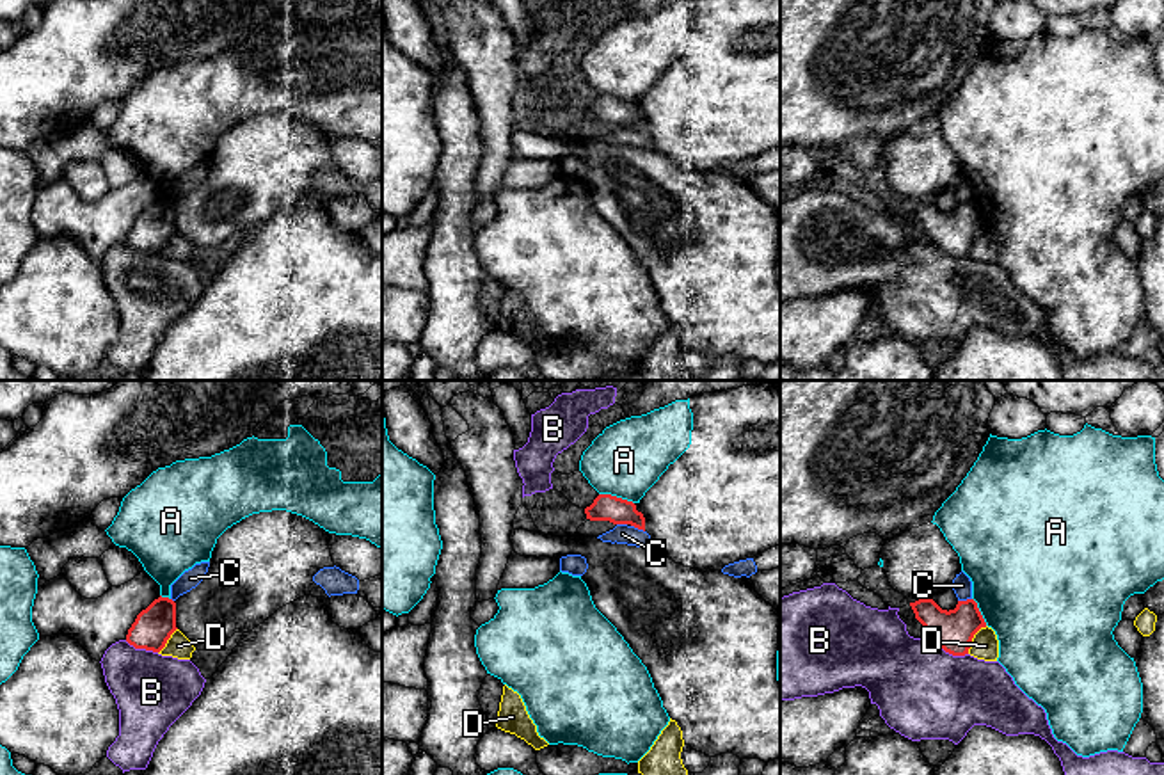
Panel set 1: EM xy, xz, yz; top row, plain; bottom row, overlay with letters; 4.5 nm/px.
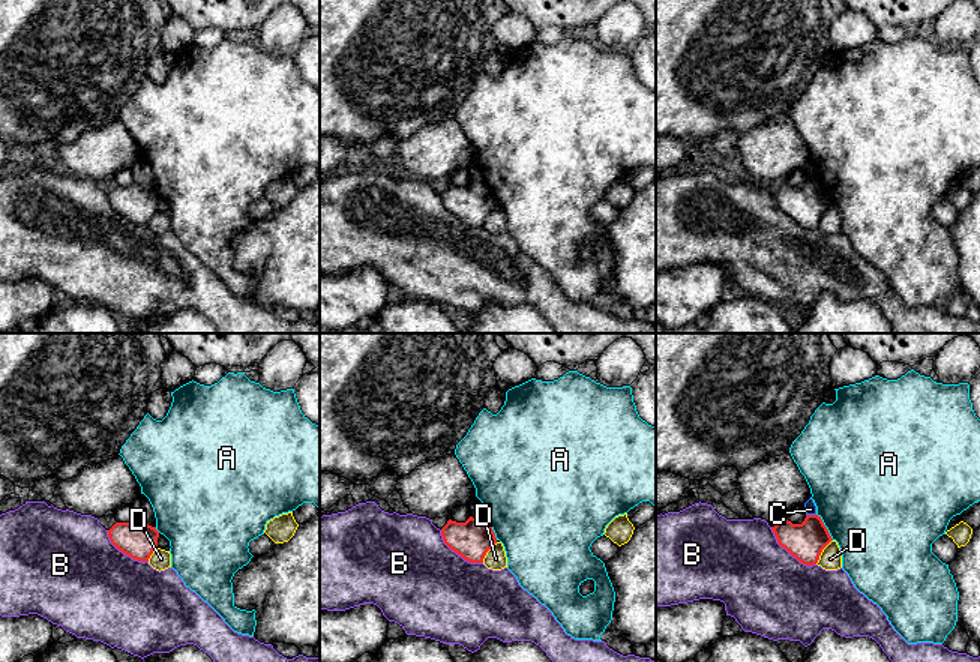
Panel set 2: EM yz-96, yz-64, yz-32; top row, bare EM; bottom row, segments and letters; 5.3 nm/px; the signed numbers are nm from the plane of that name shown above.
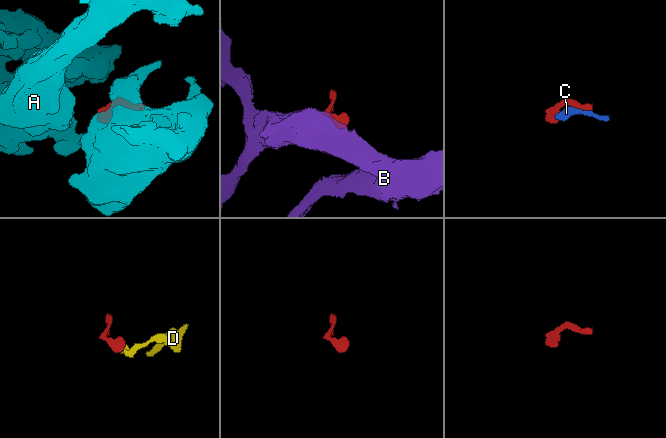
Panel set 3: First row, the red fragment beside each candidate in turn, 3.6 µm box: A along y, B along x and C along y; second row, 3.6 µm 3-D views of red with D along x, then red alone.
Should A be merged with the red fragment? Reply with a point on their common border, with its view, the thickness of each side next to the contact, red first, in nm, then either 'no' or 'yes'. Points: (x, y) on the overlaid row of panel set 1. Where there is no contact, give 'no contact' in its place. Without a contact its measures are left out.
meets red in xz at (615, 496); 120 nm thick on the red side, 320 nm on the other; yes

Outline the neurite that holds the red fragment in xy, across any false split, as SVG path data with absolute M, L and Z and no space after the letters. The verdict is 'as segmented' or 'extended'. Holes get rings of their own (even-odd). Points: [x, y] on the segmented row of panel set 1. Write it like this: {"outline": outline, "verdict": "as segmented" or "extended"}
{"outline": "M160 595L137 615L126 642L135 649L160 652L176 629L176 603Z", "verdict": "as segmented"}

